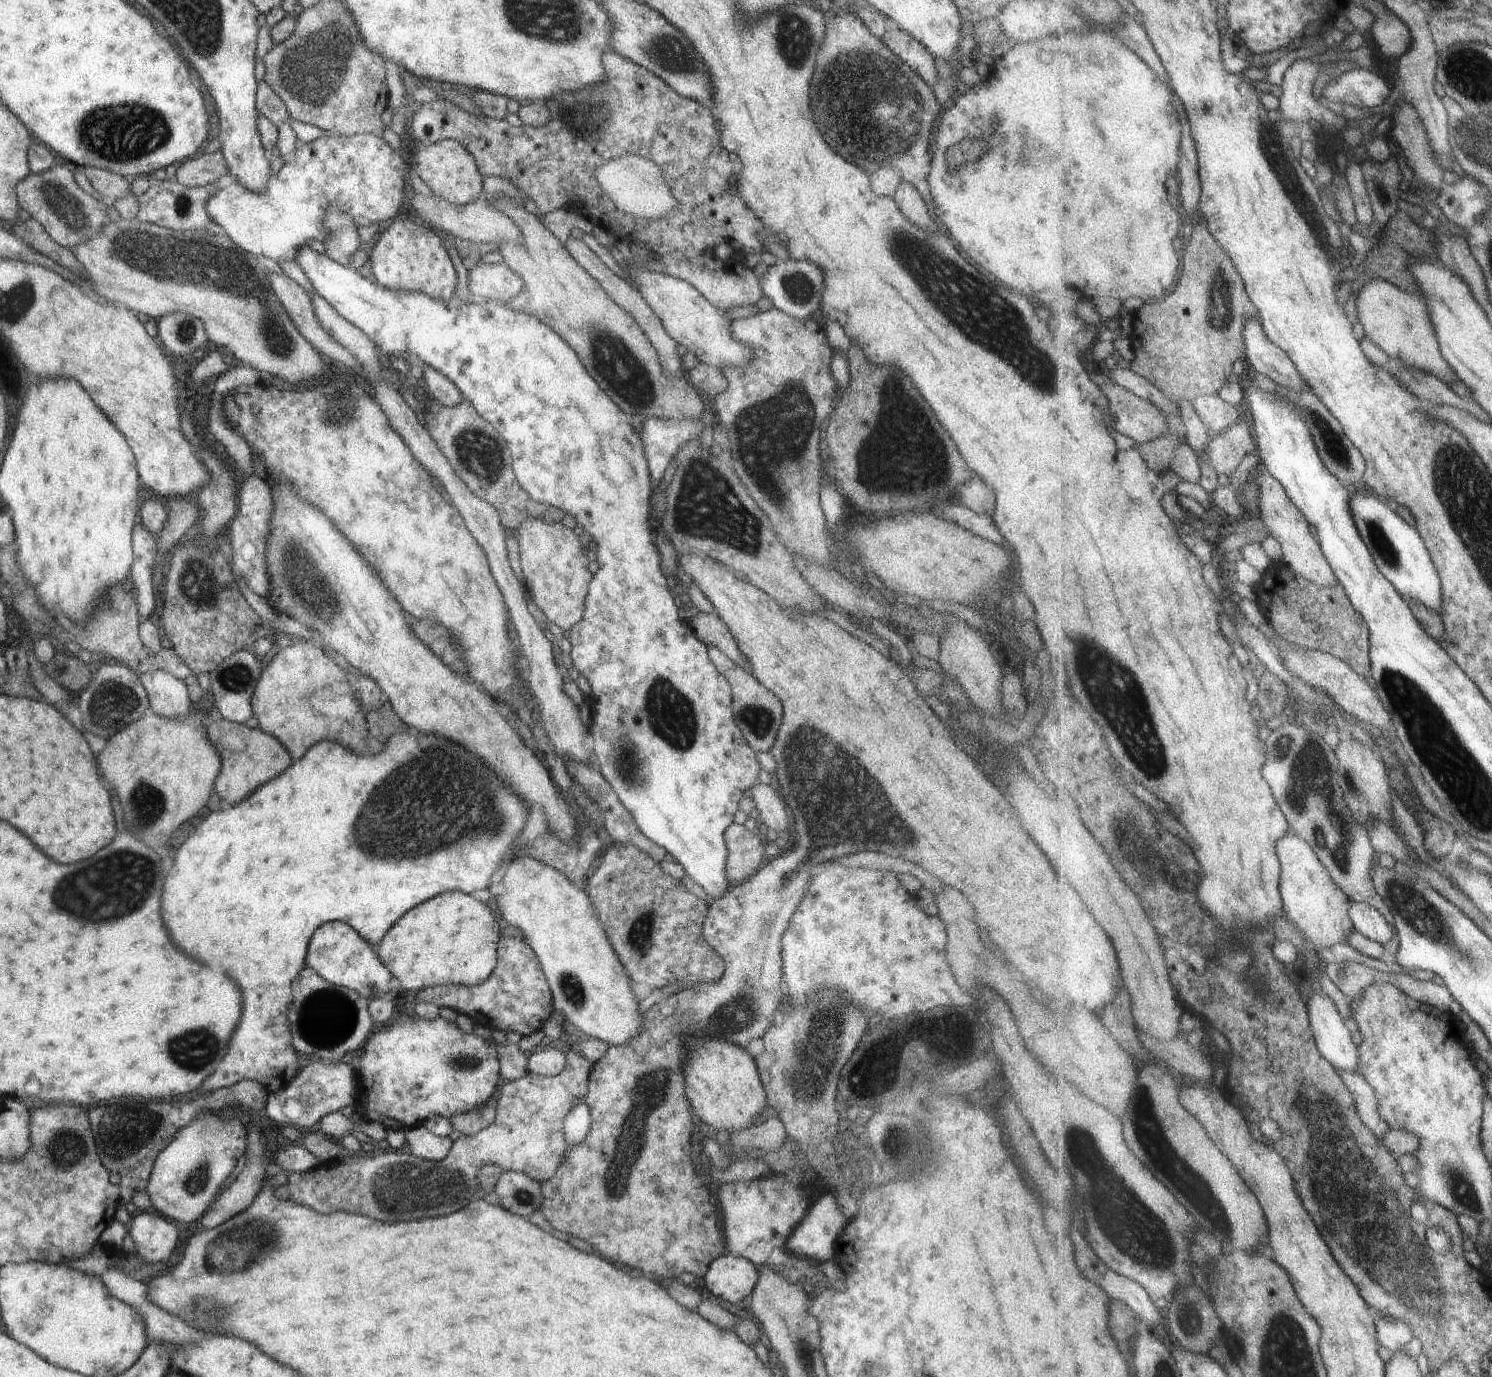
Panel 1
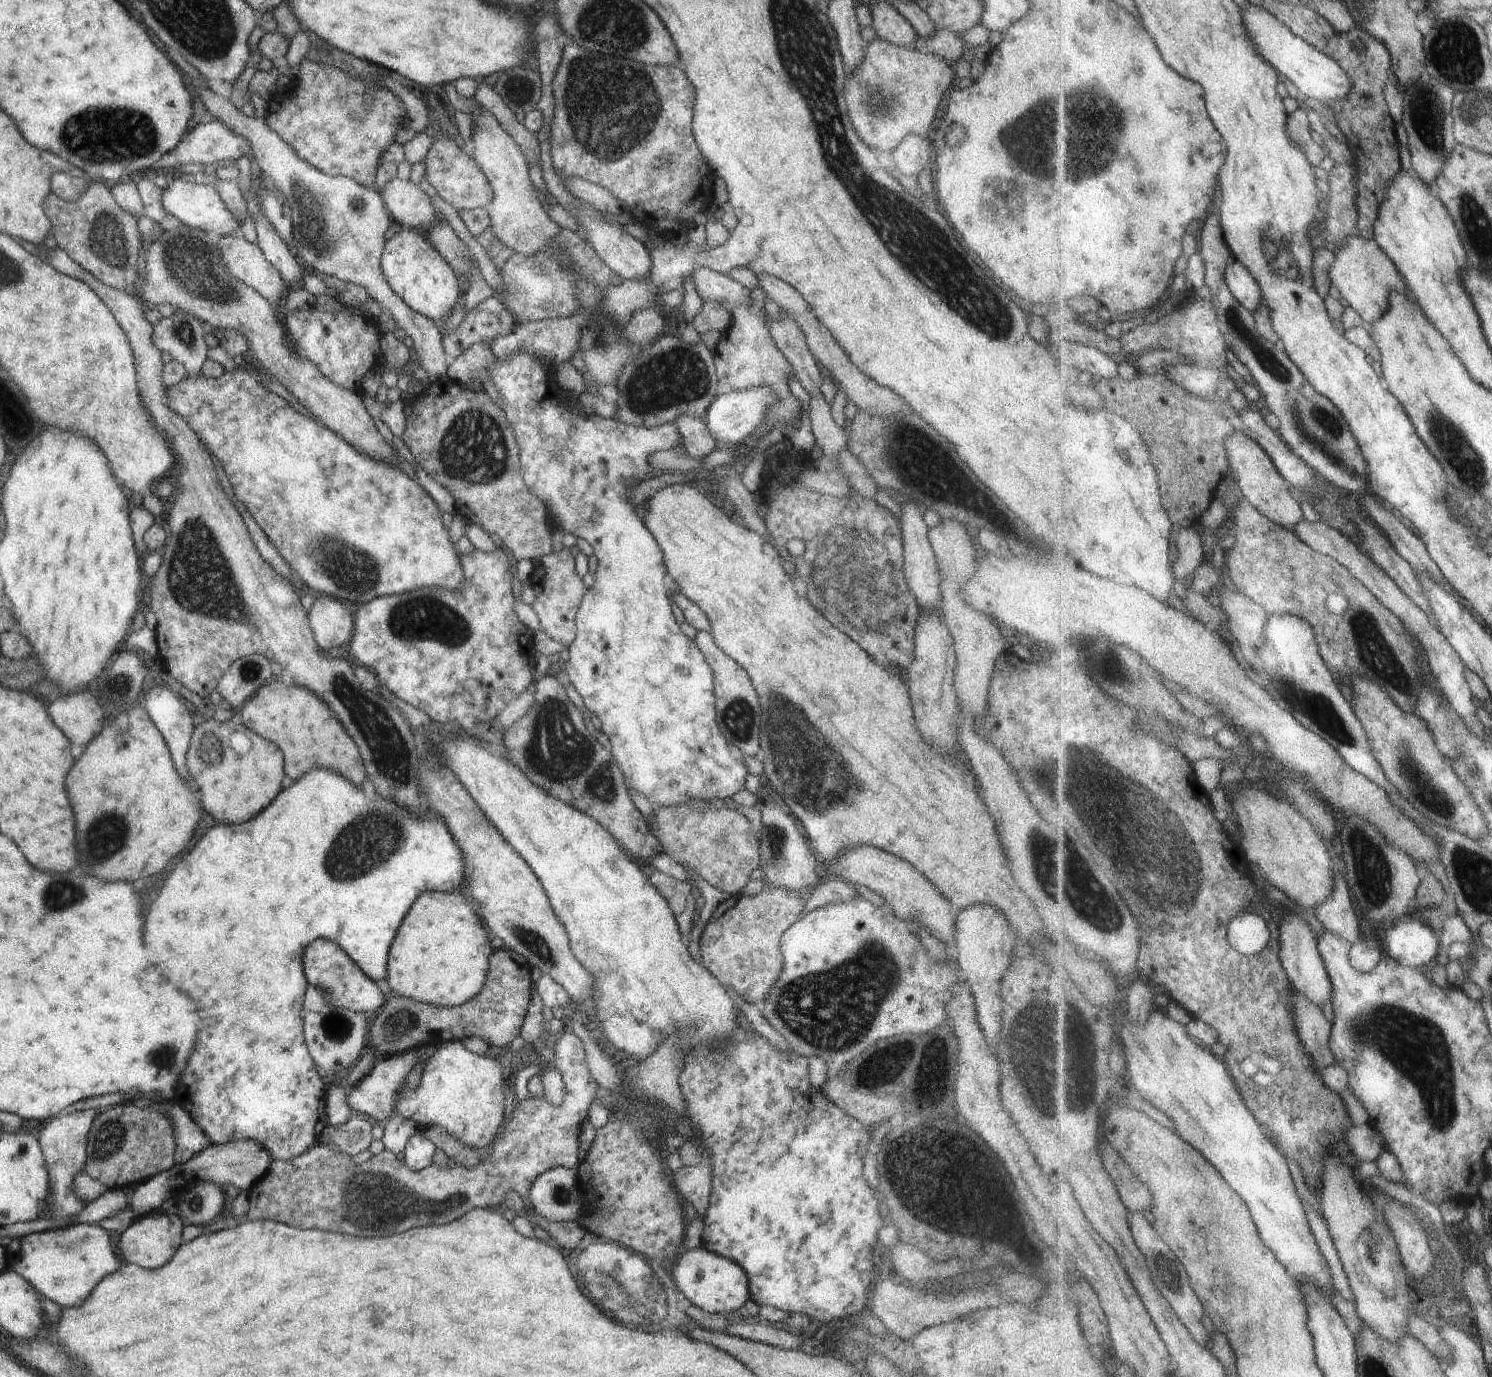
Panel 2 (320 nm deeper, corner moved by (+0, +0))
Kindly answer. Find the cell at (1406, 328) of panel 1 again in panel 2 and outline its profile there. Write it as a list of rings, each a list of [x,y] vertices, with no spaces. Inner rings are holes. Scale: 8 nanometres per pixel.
[[[1361,234],[1348,237],[1347,241],[1338,247],[1336,254],[1331,270],[1334,285],[1361,315],[1366,325],[1371,326],[1380,321],[1389,312],[1394,292],[1407,295],[1412,293],[1398,265],[1375,238],[1370,240]]]

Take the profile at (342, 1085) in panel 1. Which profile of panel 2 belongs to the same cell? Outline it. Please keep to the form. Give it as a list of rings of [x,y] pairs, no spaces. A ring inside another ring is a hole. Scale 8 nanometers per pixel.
[[[438,1045],[424,1046],[418,1051],[400,1053],[399,1055],[386,1057],[376,1062],[370,1074],[360,1084],[354,1088],[348,1088],[346,1092],[348,1095],[347,1104],[355,1114],[367,1116],[372,1121],[380,1120],[382,1122],[384,1118],[392,1116],[399,1093],[403,1090],[406,1082],[406,1076],[412,1072],[412,1069],[418,1062],[426,1064],[438,1048]]]

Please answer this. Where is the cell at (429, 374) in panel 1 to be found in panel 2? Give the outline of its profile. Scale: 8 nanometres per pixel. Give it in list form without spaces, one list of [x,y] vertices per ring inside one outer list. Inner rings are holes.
[[[191,80],[196,94],[213,118],[228,127],[236,136],[246,139],[251,146],[252,157],[262,172],[272,180],[287,198],[293,220],[295,256],[307,270],[318,275],[332,275],[345,282],[364,287],[368,296],[382,311],[395,320],[413,340],[413,354],[428,373],[430,382],[447,378],[449,357],[442,346],[442,330],[436,322],[412,310],[386,282],[381,269],[381,256],[387,241],[384,232],[393,220],[375,187],[365,187],[353,178],[330,176],[303,161],[266,123],[265,119],[247,117],[230,101],[212,91],[202,81]]]

